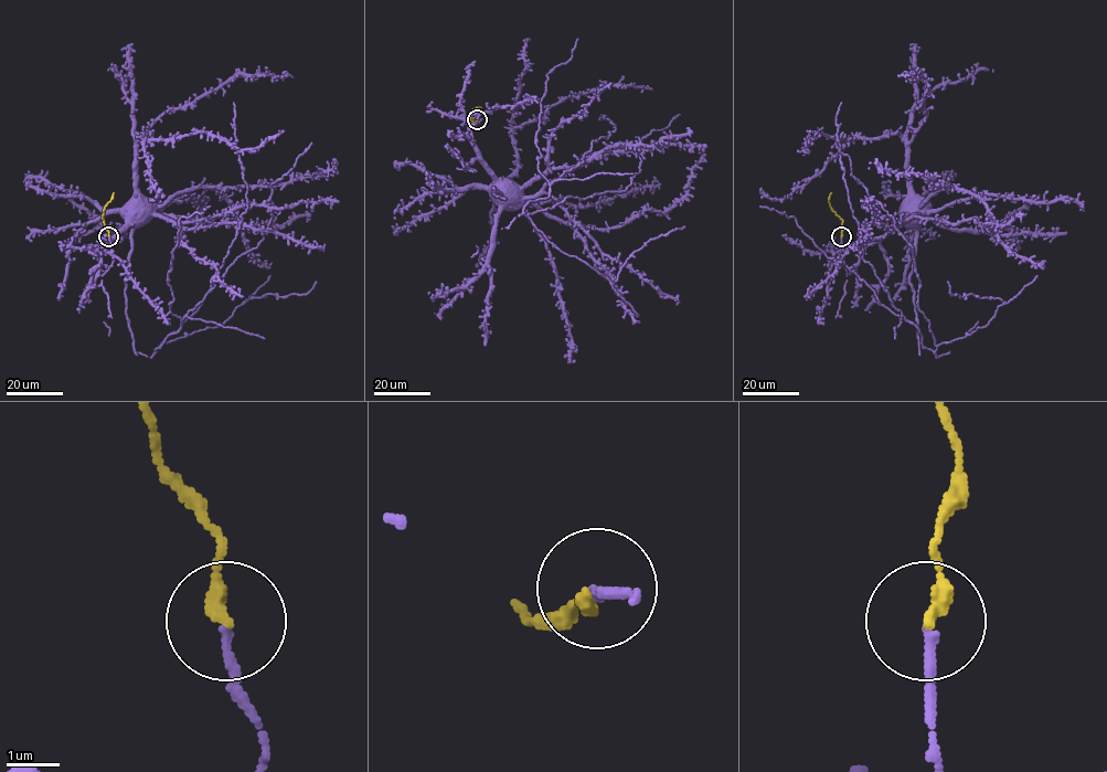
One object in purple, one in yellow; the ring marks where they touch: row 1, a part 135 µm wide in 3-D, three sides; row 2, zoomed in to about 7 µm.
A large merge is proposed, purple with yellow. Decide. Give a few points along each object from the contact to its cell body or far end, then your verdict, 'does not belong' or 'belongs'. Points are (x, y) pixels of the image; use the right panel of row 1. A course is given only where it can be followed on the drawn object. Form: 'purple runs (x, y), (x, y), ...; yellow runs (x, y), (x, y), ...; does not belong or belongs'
purple runs (841, 236), (840, 250), (879, 240), (900, 222), (904, 210); yellow runs (841, 236), (842, 220), (828, 200), (831, 192); belongs

